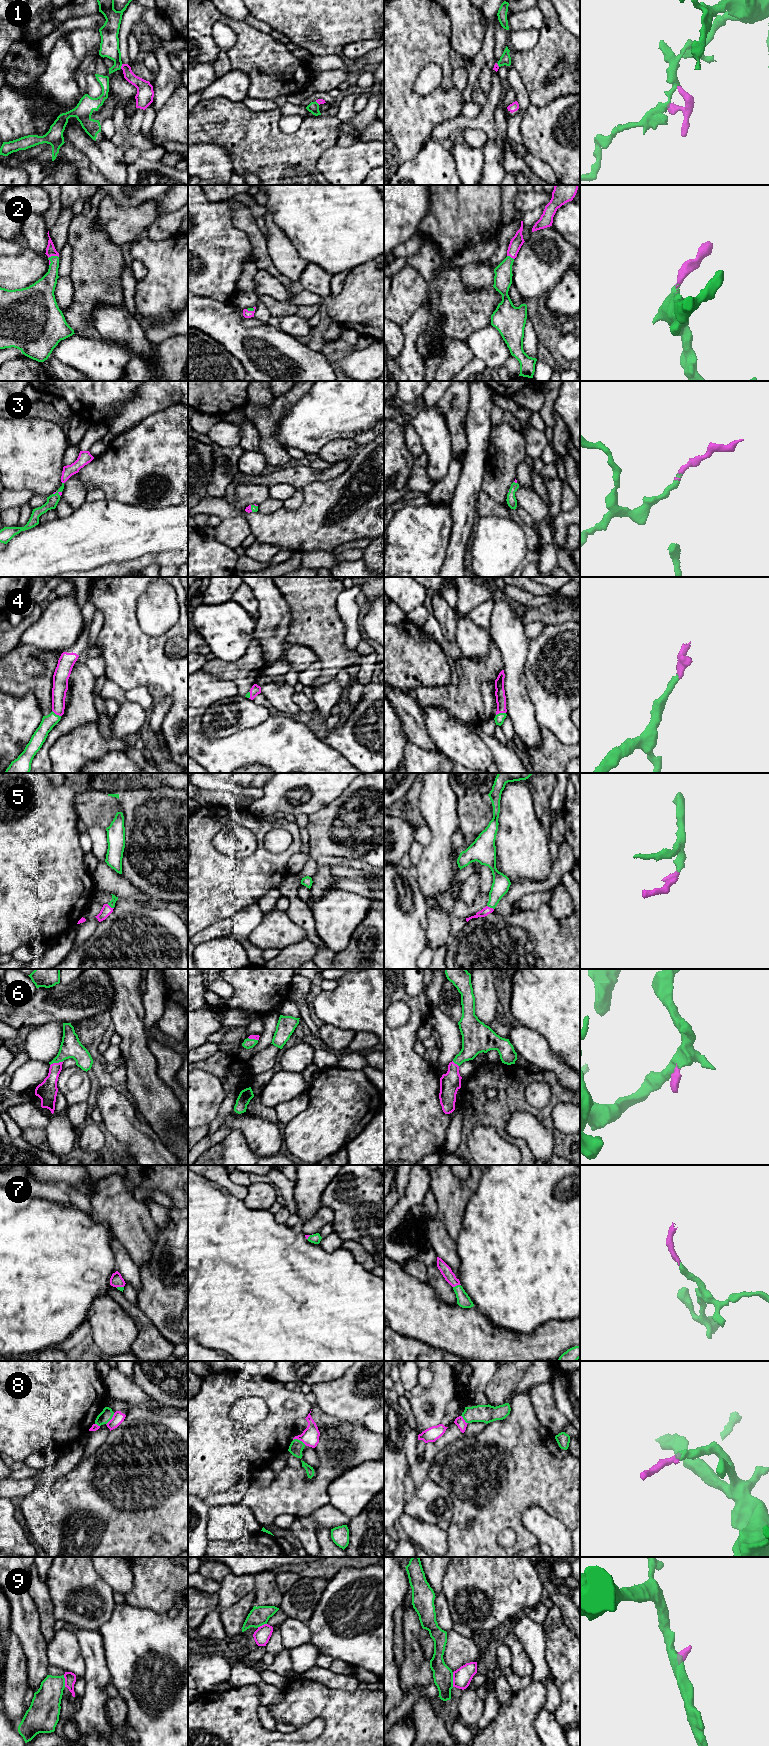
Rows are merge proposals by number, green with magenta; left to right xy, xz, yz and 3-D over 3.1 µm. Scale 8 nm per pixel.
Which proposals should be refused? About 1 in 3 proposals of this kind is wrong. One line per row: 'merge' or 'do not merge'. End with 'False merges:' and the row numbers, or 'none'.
1: do not merge
2: merge
3: merge
4: merge
5: merge
6: merge
7: merge
8: do not merge
9: do not merge
False merges: 1, 8, 9

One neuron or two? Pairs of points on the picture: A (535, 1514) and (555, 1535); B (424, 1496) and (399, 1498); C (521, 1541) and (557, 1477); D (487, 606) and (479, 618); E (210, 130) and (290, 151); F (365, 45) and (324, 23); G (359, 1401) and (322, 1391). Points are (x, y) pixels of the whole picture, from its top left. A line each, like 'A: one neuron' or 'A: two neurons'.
A: one neuron
B: two neurons
C: one neuron
D: one neuron
E: one neuron
F: two neurons
G: one neuron

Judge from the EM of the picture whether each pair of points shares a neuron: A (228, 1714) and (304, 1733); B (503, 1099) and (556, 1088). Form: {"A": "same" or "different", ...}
{"A": "same", "B": "same"}

